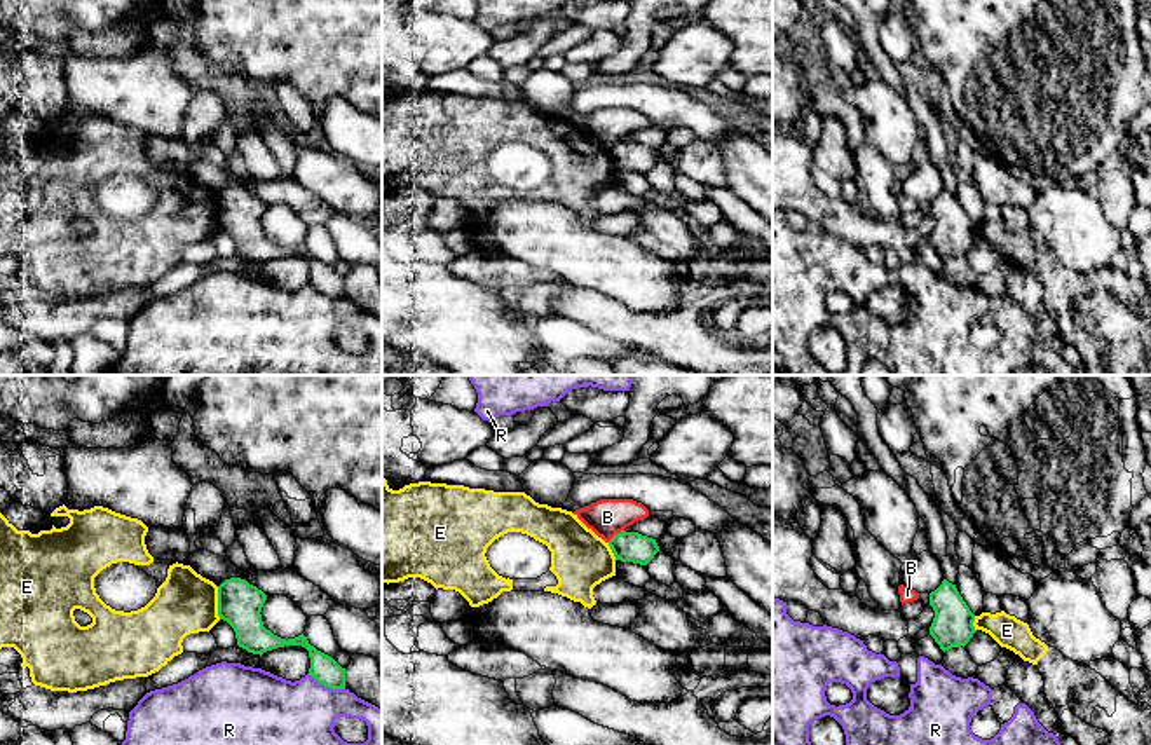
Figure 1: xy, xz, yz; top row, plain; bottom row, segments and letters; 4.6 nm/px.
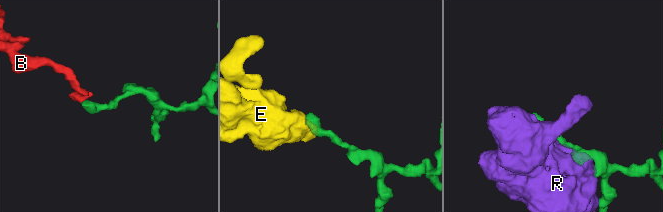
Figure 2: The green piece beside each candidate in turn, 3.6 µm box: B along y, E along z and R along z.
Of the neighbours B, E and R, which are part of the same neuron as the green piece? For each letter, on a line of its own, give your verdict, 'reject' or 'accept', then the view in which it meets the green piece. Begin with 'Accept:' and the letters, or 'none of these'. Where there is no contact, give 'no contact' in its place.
Accept: none of these
B: reject | xz
E: reject | xy
R: reject | xy

